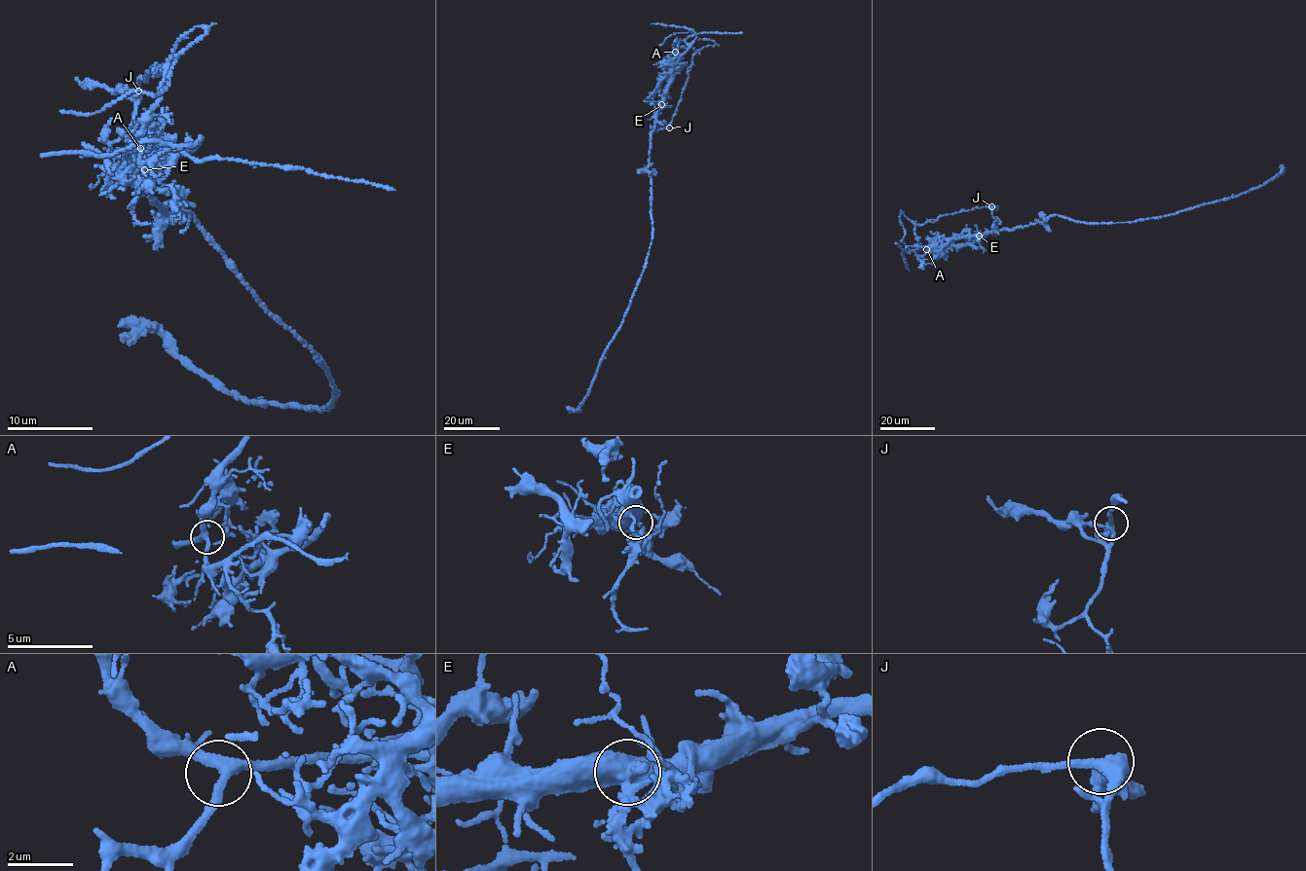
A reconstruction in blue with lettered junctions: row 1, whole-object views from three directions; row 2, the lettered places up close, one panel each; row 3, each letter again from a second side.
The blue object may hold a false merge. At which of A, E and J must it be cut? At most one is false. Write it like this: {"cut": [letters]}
{"cut": ["E"]}

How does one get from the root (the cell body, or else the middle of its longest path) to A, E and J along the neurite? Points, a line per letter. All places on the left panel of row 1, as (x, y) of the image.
A: (221, 254), (181, 209), (167, 213), (134, 186), (125, 163), (107, 169), (140, 148)
E: (221, 254), (181, 209), (167, 213), (134, 186), (138, 178), (128, 166), (143, 169)
J: (221, 254), (181, 209), (167, 213), (134, 186), (134, 170), (151, 176), (155, 169), (128, 139), (138, 90)

